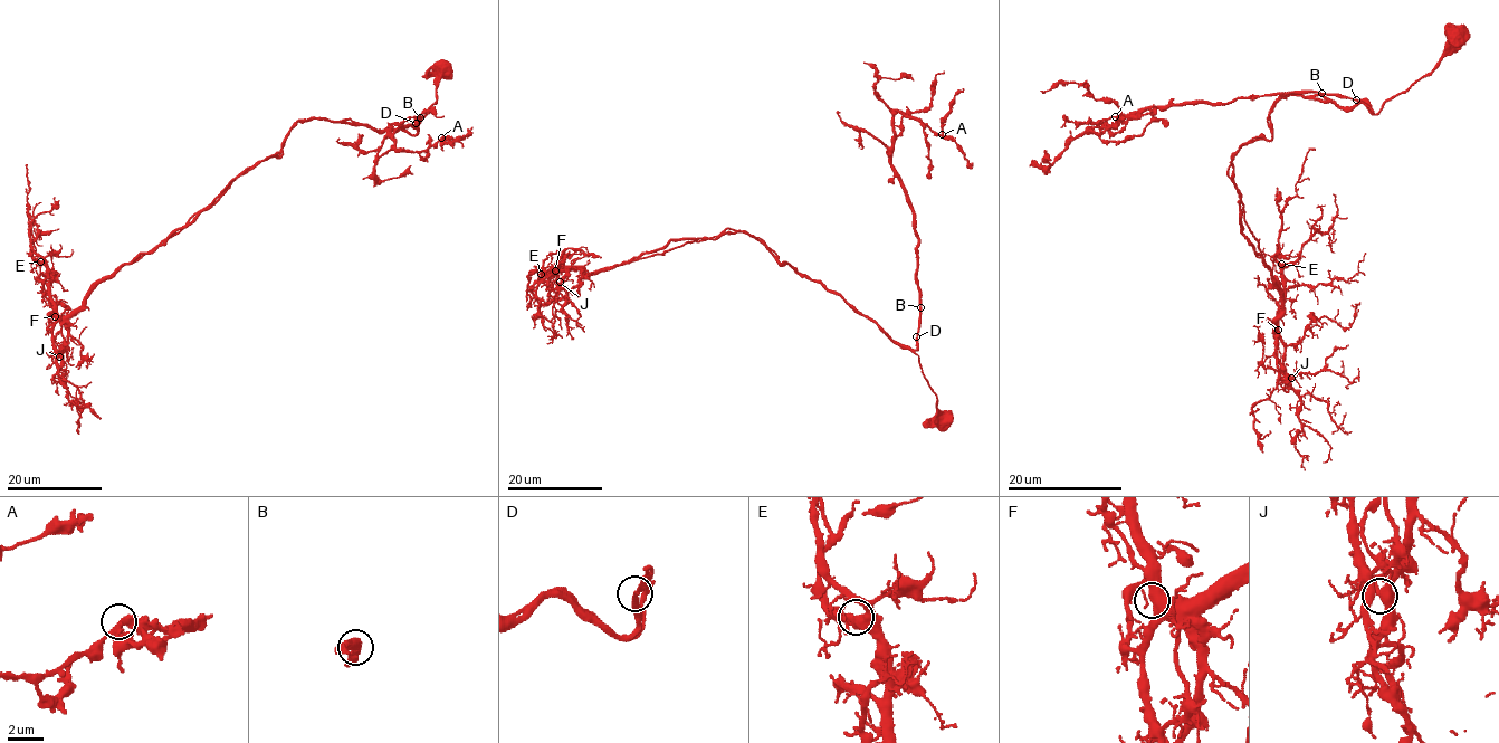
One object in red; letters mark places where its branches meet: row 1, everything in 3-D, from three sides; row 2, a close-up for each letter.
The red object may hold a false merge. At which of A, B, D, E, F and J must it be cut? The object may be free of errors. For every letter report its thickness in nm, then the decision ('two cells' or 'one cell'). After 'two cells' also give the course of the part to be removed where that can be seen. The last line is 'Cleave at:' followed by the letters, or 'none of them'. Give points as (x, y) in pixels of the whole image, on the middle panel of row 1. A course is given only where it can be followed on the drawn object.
A: 280 nm thick; one cell
B: 240 nm thick; one cell
D: 180 nm thick; one cell
E: 650 nm thick; one cell
F: 550 nm thick; one cell
J: 440 nm thick; one cell
Cleave at: none of them

